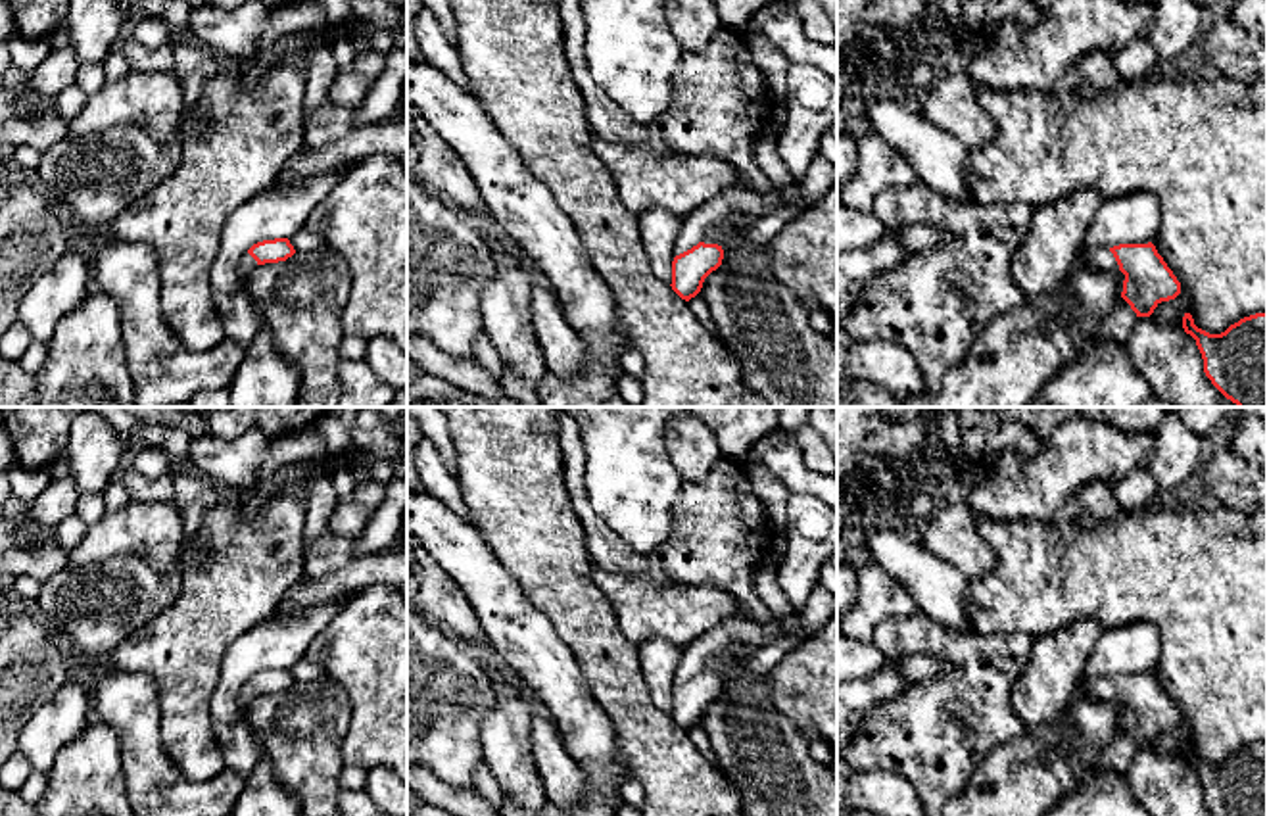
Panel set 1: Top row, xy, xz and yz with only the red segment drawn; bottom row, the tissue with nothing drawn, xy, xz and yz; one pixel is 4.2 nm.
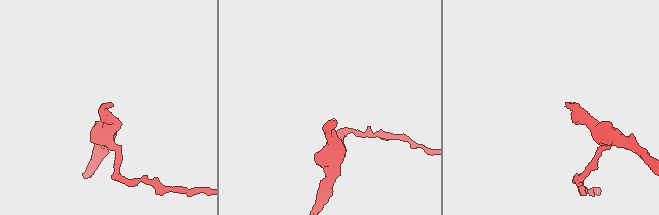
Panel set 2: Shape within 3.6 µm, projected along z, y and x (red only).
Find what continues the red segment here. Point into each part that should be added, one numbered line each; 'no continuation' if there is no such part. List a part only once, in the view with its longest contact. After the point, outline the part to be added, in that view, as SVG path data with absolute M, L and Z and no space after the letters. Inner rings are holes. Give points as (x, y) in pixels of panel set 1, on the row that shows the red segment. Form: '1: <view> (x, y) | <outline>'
1: xz (709, 223) | M799 182L789 188L772 186L770 192L751 192L741 186L728 188L722 196L703 204L681 219L676 240L676 255L691 250L699 242L722 246L724 236L735 221L758 221L783 207L806 209Z

